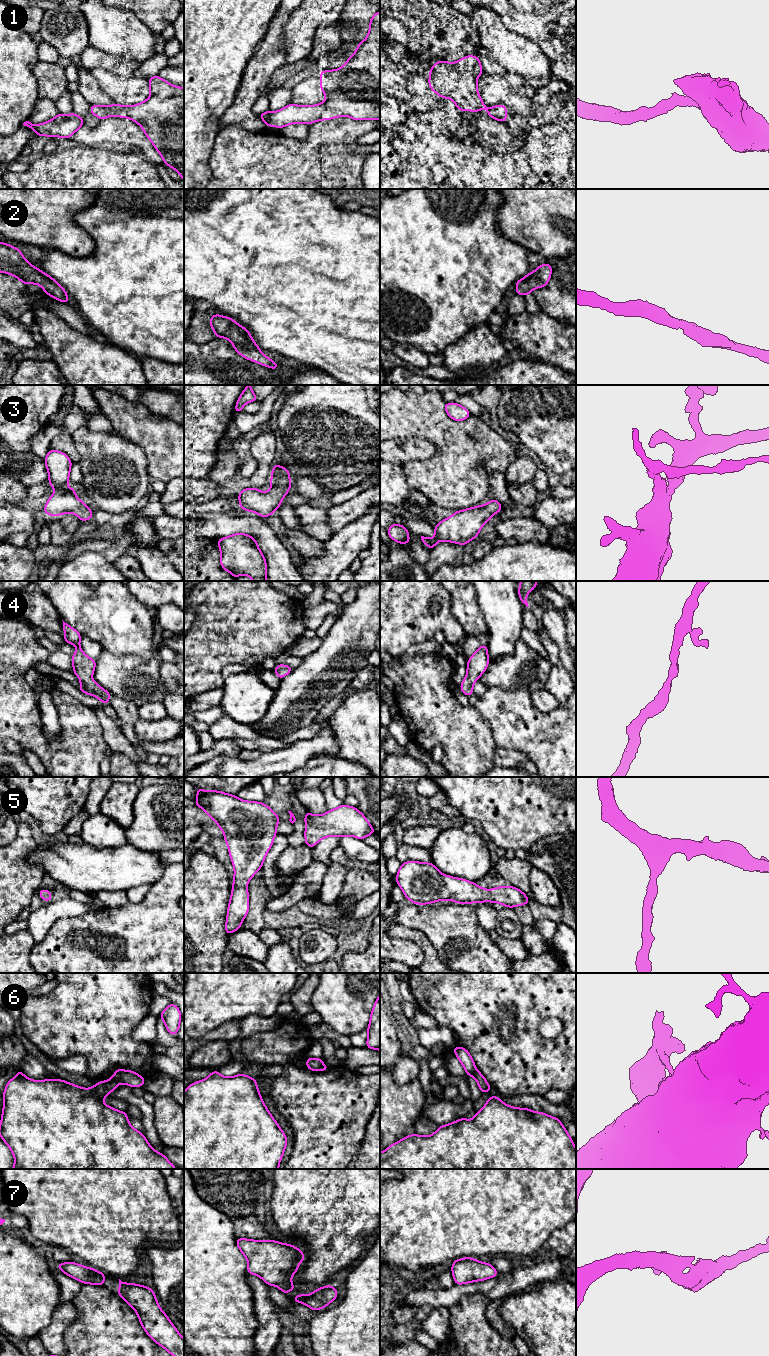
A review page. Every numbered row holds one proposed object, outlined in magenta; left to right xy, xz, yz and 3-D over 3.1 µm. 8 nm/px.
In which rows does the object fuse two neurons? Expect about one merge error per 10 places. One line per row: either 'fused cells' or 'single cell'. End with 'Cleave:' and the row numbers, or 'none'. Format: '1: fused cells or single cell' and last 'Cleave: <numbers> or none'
1: single cell
2: single cell
3: single cell
4: single cell
5: single cell
6: fused cells
7: single cell
Cleave: 6

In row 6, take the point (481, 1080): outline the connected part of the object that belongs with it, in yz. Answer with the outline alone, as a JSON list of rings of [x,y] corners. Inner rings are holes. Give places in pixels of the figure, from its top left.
[[[477,1071],[474,1076],[473,1076],[477,1083],[478,1087],[481,1091],[481,1093],[491,1091],[493,1088],[487,1083],[486,1078],[479,1072]]]

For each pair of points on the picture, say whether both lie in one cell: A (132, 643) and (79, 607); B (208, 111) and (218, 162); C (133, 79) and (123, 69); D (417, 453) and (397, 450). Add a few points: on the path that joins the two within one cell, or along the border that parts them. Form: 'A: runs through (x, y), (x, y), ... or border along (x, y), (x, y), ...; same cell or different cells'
A: runs through (119, 630), (102, 613), (92, 611); same cell
B: border along (219, 129), (208, 163); different cells
C: border along (135, 72), (123, 76); different cells
D: runs through (412, 452), (402, 451); same cell

